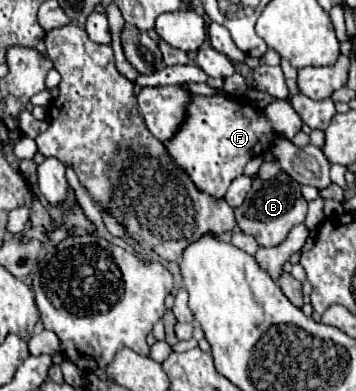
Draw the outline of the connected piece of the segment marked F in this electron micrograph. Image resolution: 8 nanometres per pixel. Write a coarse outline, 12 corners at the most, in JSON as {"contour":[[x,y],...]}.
{"contour":[[194,96],[166,148],[202,192],[224,198],[276,136],[302,120]]}

